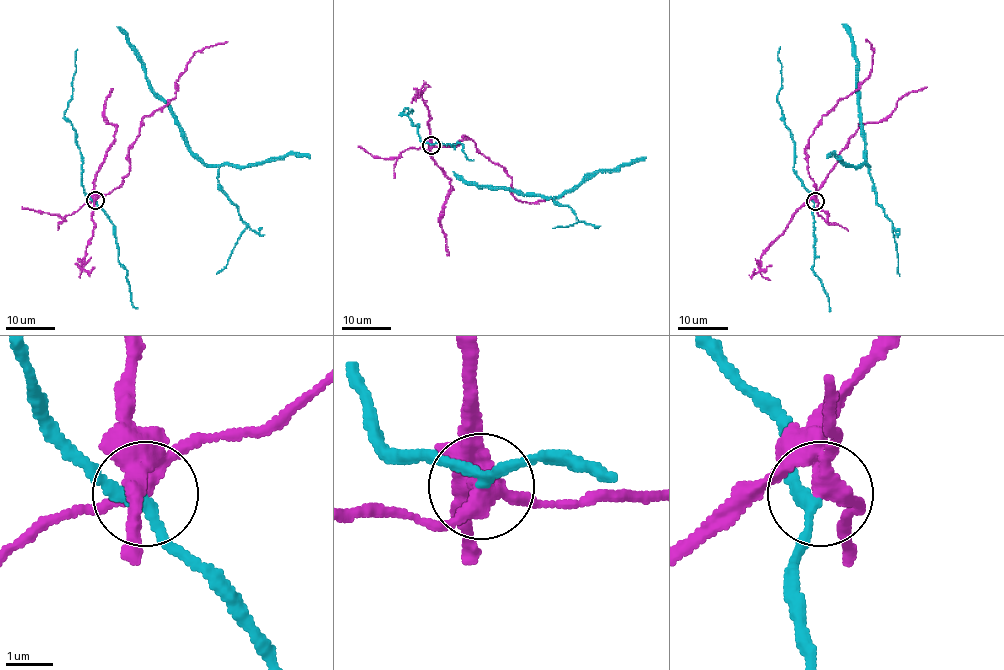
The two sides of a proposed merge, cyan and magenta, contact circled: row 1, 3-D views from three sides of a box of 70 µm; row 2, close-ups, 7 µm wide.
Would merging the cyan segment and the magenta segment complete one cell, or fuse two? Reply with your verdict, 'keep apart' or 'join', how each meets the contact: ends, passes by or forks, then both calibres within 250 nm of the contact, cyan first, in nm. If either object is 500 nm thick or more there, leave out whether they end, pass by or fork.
keep apart | cyan passes by | magenta forks | 200/280 nm

